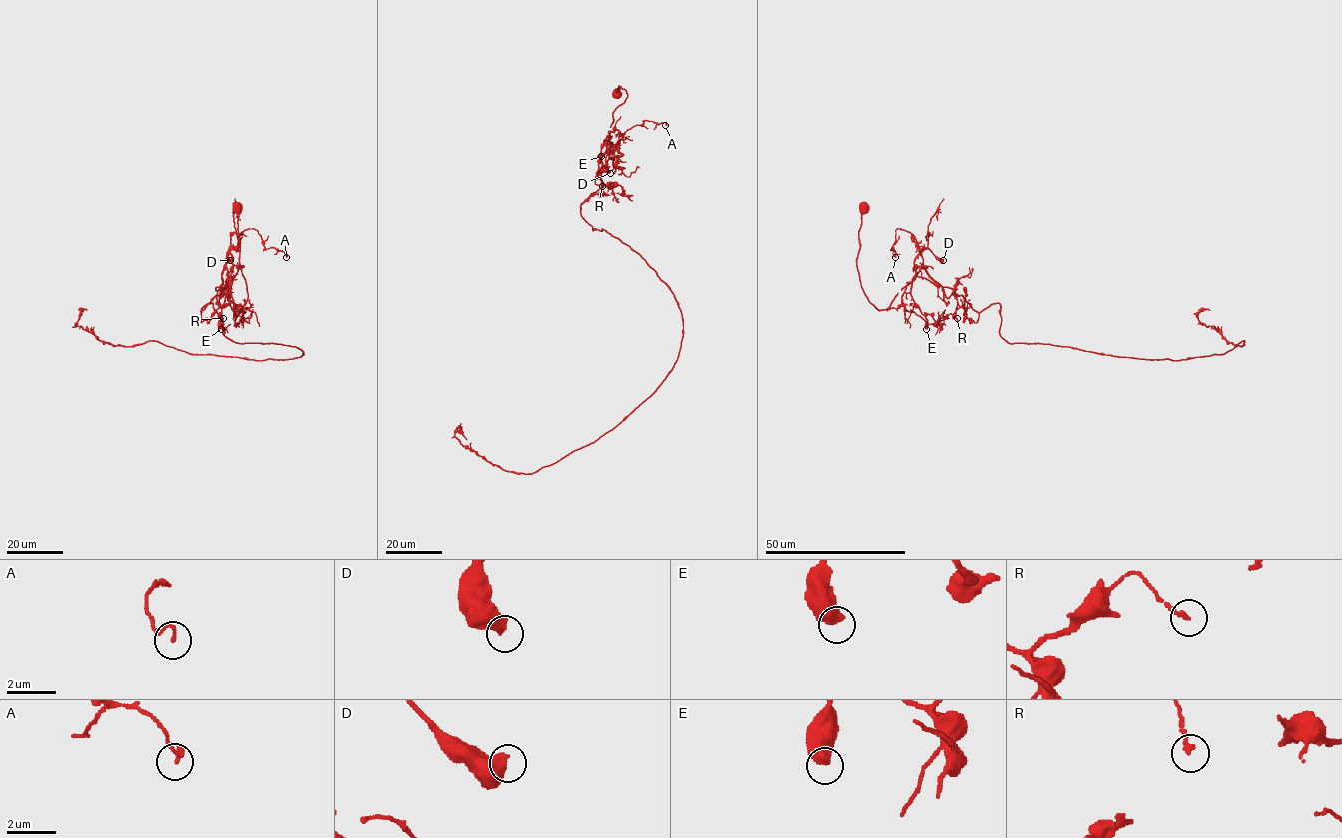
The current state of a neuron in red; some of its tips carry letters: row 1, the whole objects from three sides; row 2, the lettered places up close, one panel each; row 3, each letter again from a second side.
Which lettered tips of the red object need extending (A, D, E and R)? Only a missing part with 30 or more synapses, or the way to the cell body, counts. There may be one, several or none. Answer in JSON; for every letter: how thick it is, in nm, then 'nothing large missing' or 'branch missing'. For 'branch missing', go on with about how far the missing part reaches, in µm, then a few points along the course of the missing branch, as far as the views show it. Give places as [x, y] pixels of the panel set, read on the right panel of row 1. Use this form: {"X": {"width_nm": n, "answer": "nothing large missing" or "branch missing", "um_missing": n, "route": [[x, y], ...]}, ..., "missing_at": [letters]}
{"A": {"width_nm": 100, "answer": "nothing large missing"}, "D": {"width_nm": 550, "answer": "nothing large missing"}, "E": {"width_nm": 600, "answer": "nothing large missing"}, "R": {"width_nm": 190, "answer": "nothing large missing"}, "missing_at": []}

